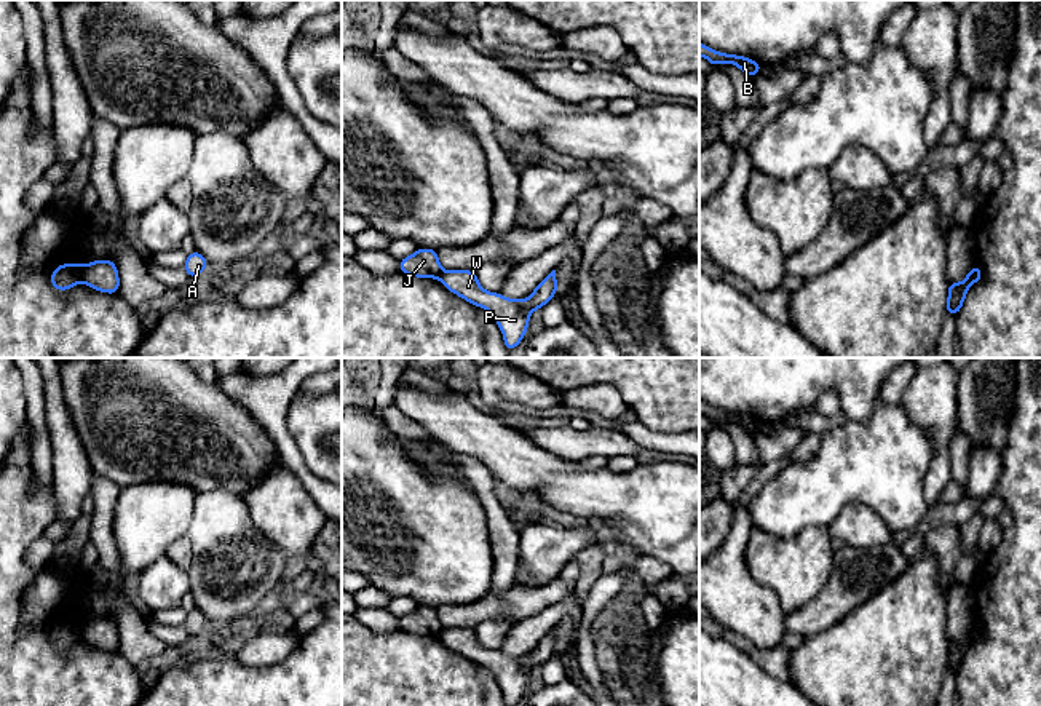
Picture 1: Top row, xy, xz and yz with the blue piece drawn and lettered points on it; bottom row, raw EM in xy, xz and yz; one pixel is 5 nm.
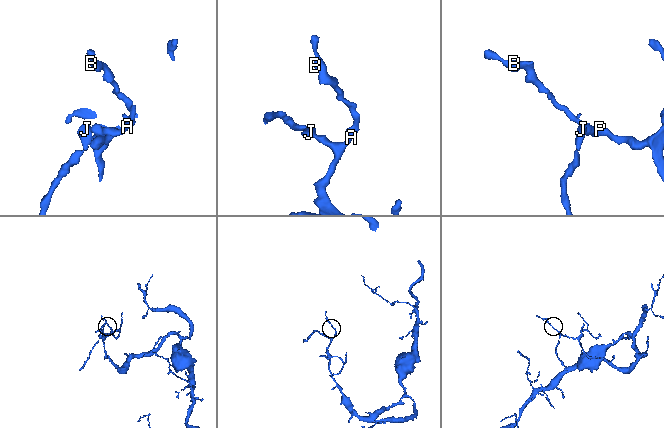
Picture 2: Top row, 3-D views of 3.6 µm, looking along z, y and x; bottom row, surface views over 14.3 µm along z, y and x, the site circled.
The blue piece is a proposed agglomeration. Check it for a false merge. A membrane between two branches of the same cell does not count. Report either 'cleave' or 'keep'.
cleave

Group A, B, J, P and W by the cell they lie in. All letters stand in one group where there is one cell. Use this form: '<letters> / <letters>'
A B P W / J

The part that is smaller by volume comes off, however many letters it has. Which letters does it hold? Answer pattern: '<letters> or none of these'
J

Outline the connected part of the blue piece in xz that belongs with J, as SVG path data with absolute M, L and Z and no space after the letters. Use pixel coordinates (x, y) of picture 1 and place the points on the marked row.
M422 248L412 256L399 260L399 272L418 278L439 278L442 267L436 249Z

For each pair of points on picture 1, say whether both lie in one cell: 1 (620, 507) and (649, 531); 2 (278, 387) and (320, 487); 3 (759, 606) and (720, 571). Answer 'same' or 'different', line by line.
1: same
2: same
3: same

